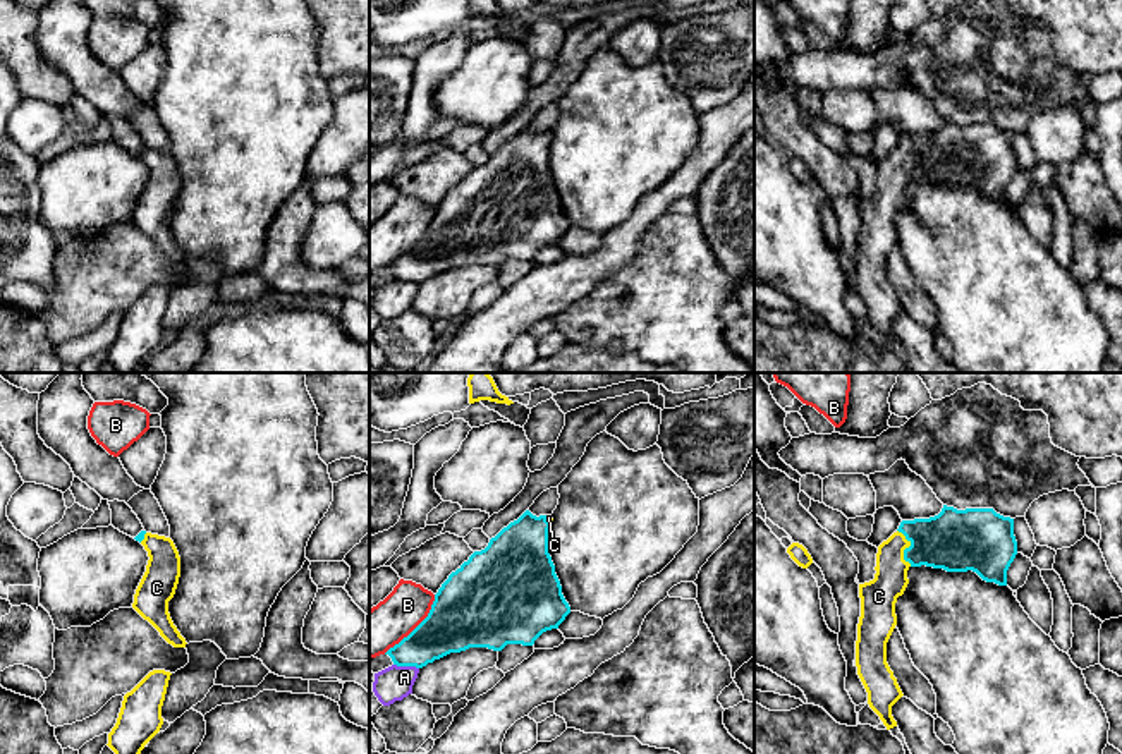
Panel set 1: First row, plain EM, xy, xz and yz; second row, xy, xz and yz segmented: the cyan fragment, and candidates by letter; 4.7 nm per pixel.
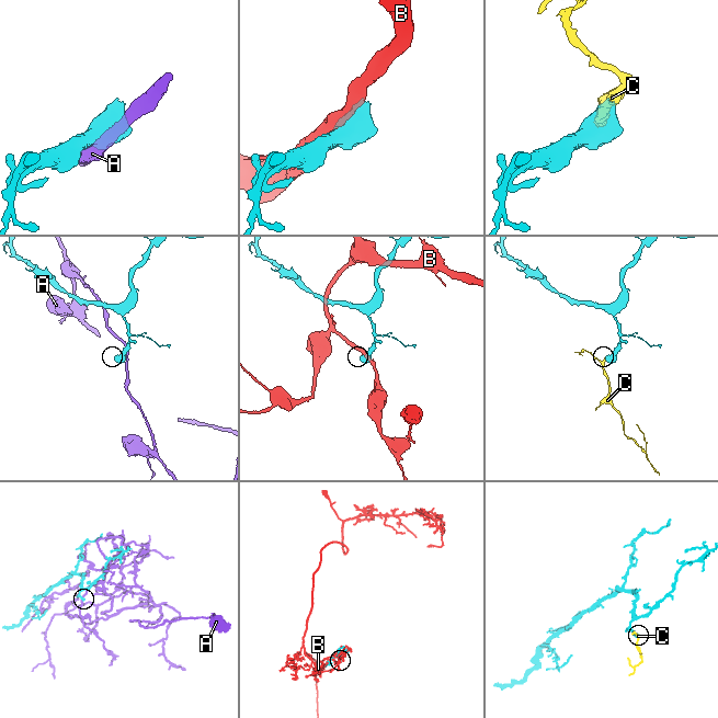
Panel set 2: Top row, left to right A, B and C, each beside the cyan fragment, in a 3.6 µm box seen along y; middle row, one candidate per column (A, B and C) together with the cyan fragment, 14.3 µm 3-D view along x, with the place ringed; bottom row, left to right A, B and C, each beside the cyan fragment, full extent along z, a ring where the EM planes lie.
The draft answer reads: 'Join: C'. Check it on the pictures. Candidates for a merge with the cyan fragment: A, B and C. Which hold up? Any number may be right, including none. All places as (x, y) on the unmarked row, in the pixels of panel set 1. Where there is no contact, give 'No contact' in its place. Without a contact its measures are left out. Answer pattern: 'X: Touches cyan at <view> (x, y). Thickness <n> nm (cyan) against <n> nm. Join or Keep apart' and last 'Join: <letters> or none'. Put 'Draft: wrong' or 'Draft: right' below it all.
A: Touches cyan at xz (406, 280). Thickness 220 nm (cyan) against 160 nm. Keep apart
B: Touches cyan at xz (416, 243). Thickness 320 nm (cyan) against 220 nm. Keep apart
C: Touches cyan at yz (906, 164). Thickness 280 nm (cyan) against 160 nm. Join
Join: C
Draft: right

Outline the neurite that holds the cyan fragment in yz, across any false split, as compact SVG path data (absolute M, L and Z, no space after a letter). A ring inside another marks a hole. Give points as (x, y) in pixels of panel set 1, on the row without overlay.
M943 120L942 127L935 132L902 136L899 144L878 161L875 194L859 199L861 232L857 239L856 282L857 290L868 307L868 319L880 331L887 345L897 342L897 337L892 331L892 321L904 311L897 299L897 294L893 292L893 287L887 278L887 258L897 240L897 230L895 230L897 213L904 210L909 199L907 185L911 182L921 182L921 180L943 184L947 187L973 185L986 198L1007 201L1007 185L1014 177L1015 170L1017 170L1017 156L1014 151L1014 134L997 129L993 124L957 125L947 120Z

